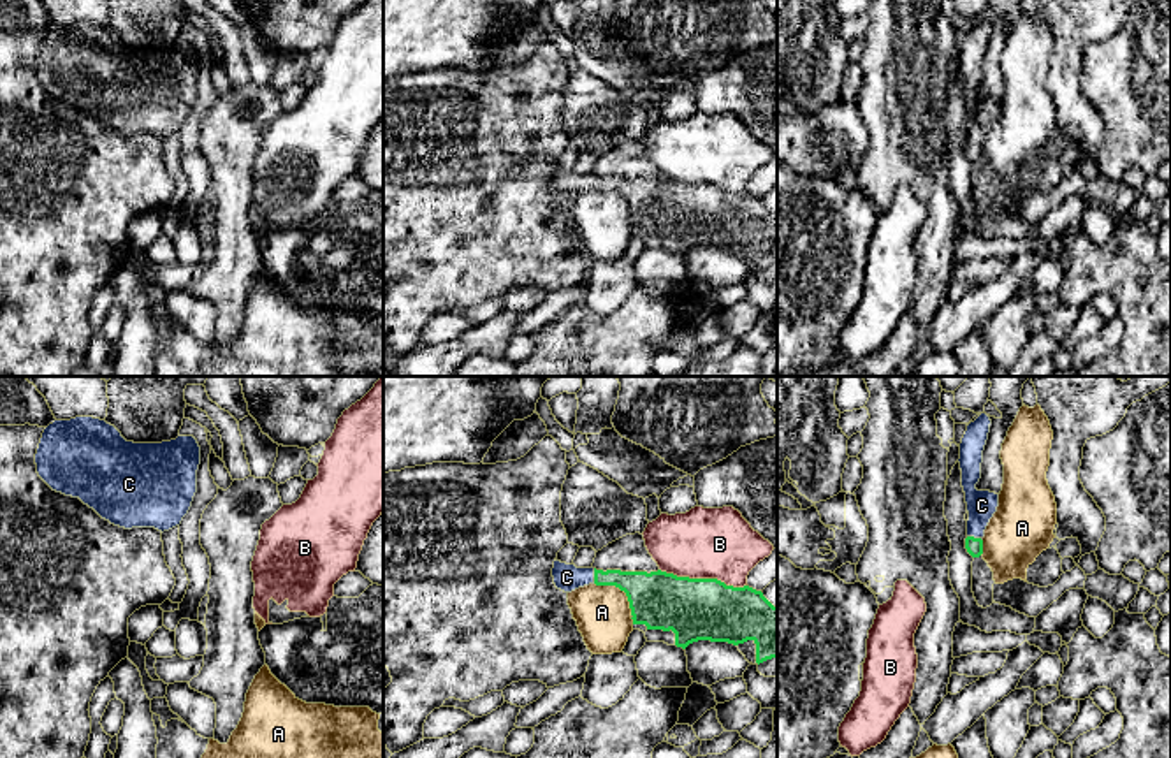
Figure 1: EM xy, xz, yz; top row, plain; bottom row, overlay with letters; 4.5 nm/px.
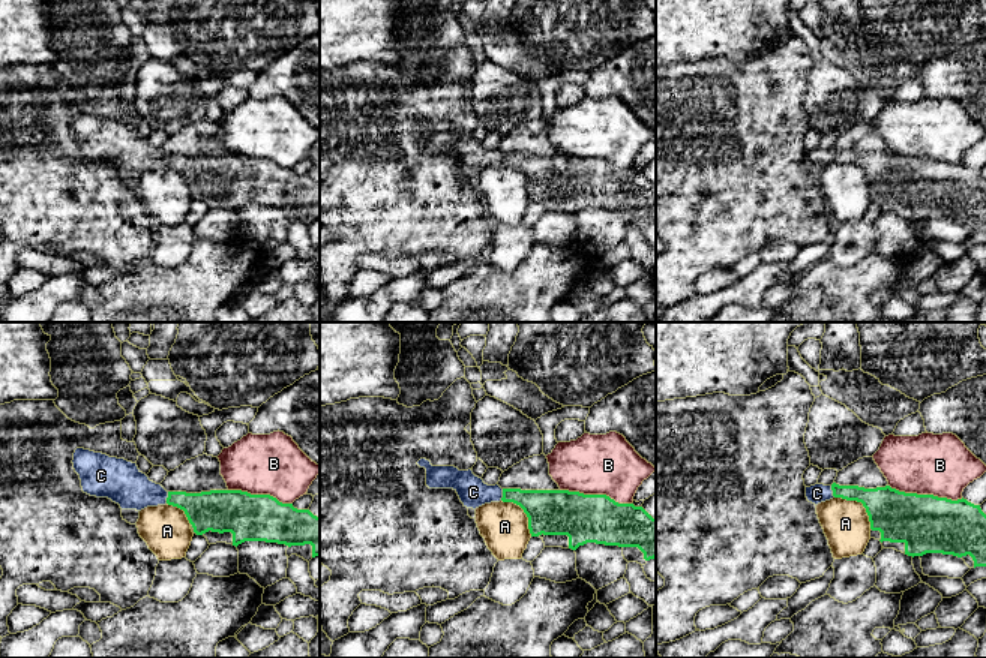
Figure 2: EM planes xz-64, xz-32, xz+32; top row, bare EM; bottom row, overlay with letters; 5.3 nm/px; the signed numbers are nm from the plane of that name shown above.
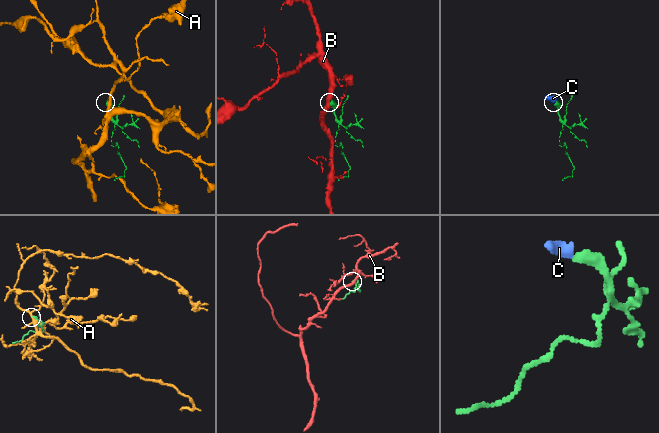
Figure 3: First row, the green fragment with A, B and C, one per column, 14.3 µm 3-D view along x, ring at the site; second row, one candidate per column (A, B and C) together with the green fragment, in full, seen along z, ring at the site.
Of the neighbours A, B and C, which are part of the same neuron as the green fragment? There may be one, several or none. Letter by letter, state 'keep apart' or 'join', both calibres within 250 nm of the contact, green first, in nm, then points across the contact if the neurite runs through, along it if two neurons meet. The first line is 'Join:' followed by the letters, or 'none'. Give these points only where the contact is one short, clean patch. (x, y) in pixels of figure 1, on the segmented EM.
Join: C
A: keep apart; calibres 260 and 260 nm
B: keep apart; calibres 280 and 320 nm
C: join; calibres 180 and 130 nm; way xz (646, 593), (628, 581), (595, 575), (567, 577)

